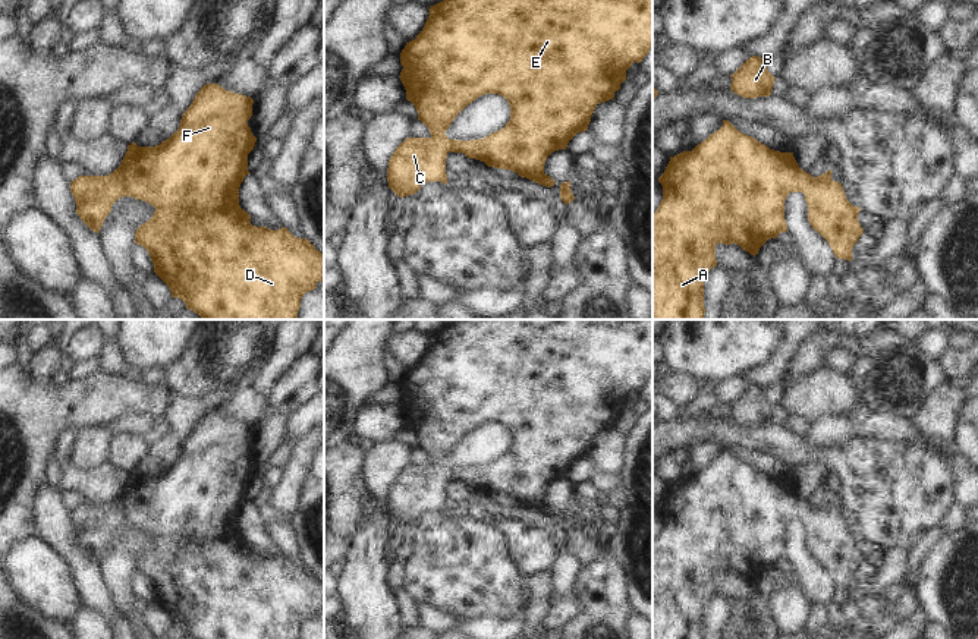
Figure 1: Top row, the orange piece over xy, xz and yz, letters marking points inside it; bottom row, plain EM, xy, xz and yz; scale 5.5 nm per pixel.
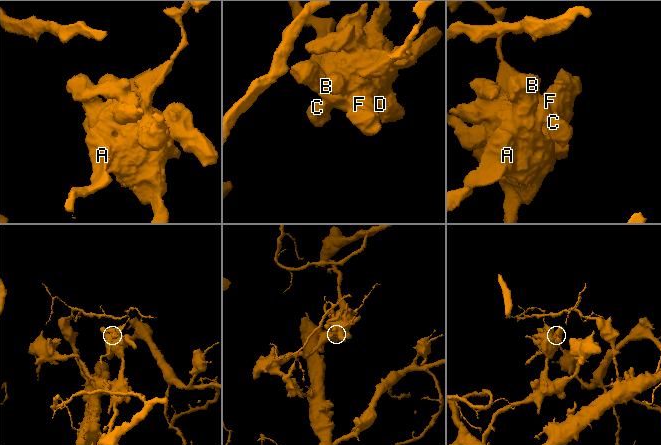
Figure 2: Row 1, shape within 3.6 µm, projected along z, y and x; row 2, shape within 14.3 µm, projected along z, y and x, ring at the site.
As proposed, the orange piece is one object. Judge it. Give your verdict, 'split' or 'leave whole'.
leave whole

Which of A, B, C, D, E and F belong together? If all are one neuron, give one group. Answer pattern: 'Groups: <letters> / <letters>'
Groups: A B C D E F.

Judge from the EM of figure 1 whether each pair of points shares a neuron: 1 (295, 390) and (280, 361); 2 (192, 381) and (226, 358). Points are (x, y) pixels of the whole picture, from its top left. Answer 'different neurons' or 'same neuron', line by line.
1: different neurons
2: same neuron

